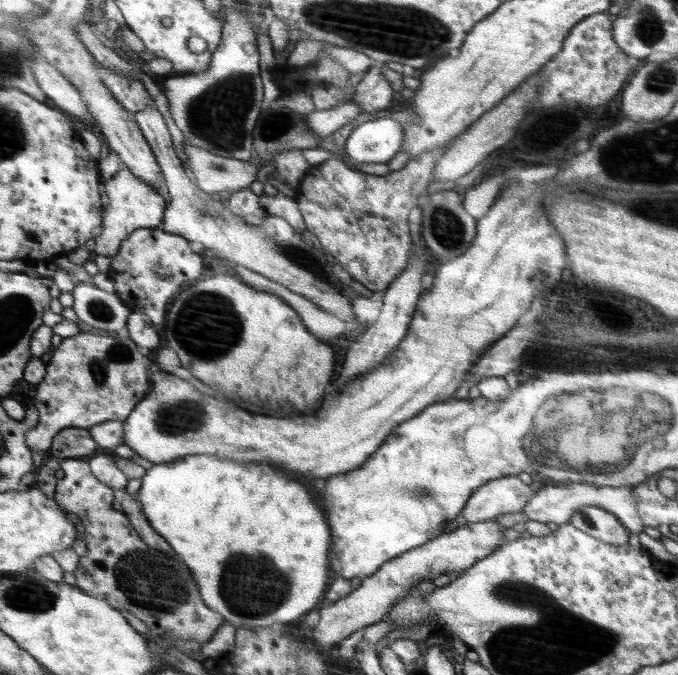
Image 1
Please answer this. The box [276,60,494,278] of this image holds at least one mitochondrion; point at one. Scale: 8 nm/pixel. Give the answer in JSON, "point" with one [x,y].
{"point":[447,228]}

